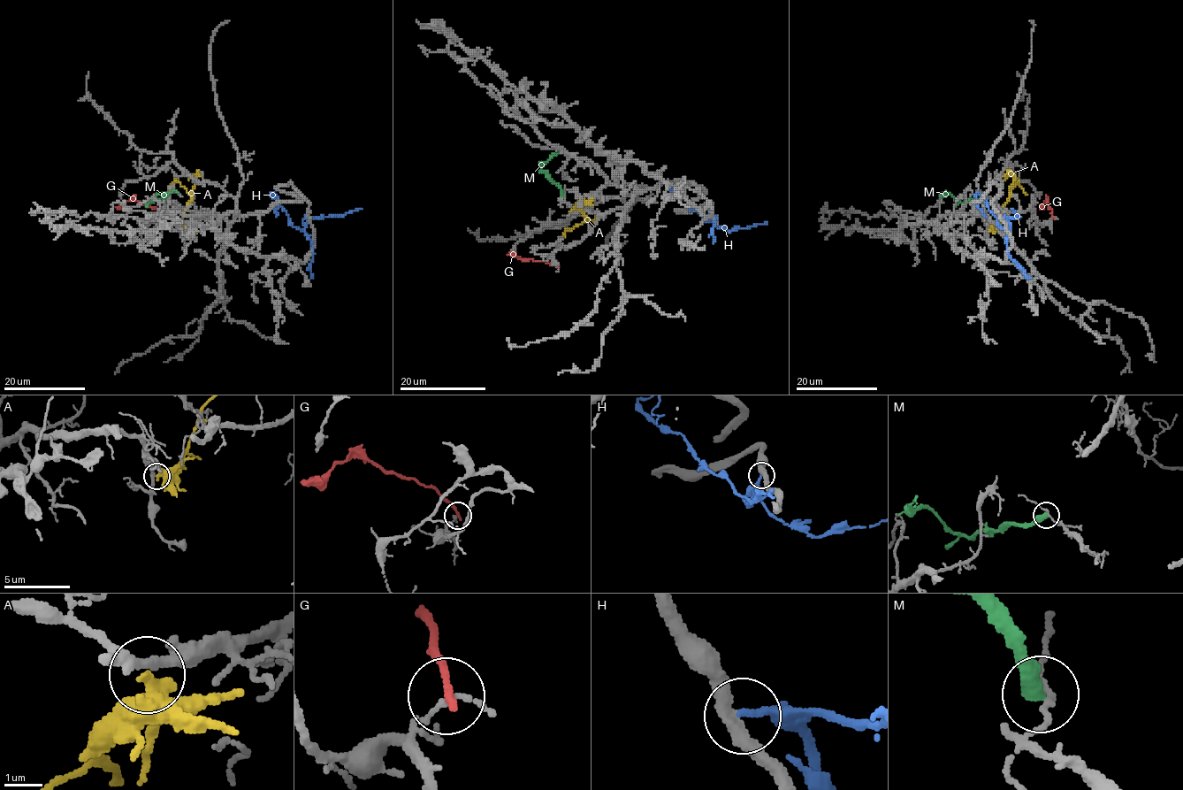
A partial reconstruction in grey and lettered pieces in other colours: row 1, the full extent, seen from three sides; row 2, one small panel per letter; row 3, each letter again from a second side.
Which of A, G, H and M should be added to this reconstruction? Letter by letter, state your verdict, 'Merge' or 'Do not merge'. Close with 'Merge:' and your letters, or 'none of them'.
A: Do not merge
G: Do not merge
H: Do not merge
M: Do not merge
Merge: none of them

